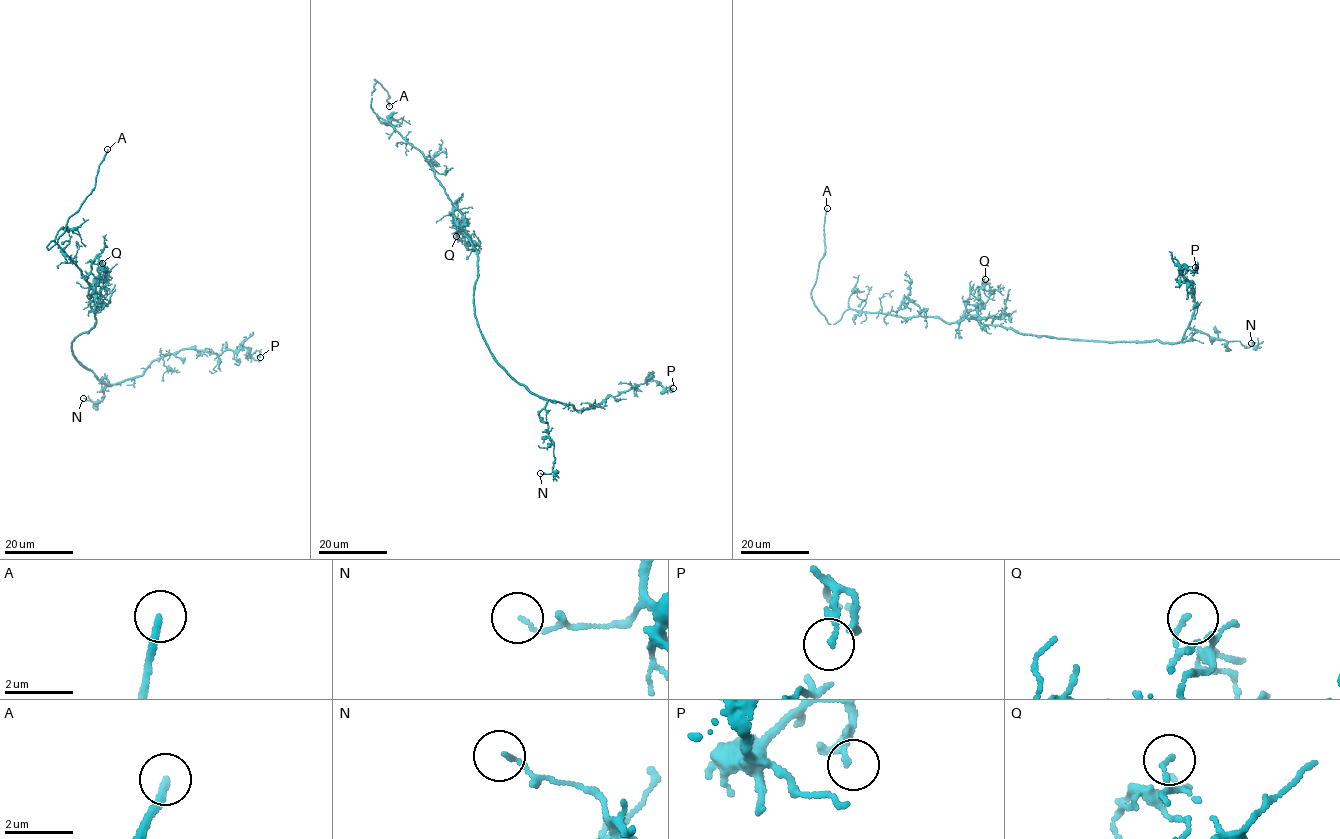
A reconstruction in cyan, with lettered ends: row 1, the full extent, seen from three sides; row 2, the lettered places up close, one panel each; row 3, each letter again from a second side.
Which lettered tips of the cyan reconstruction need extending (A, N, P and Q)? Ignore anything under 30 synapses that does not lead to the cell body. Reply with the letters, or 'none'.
A

